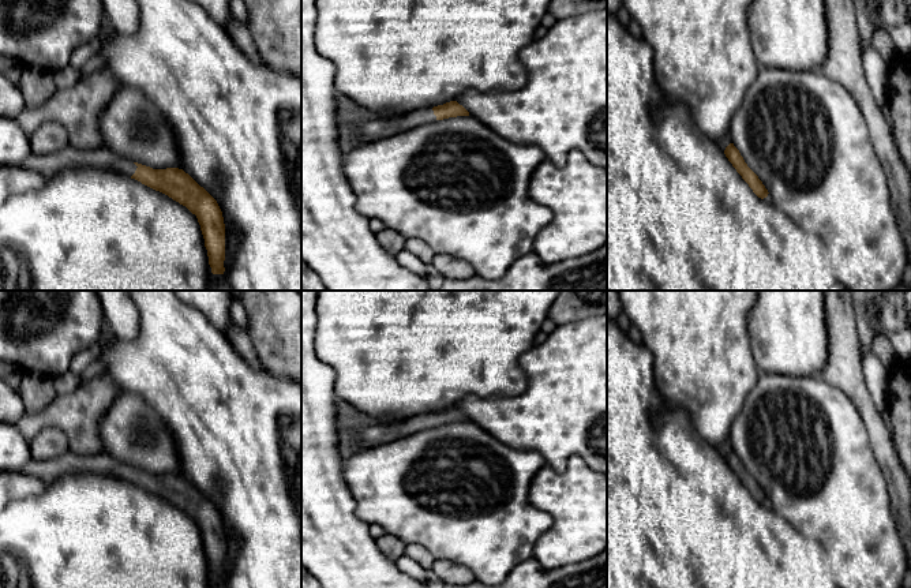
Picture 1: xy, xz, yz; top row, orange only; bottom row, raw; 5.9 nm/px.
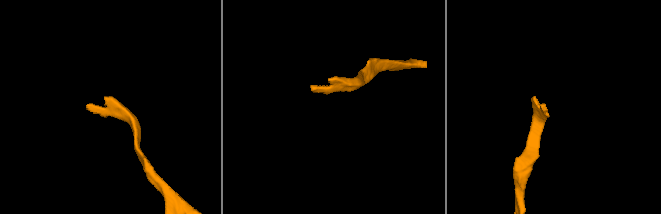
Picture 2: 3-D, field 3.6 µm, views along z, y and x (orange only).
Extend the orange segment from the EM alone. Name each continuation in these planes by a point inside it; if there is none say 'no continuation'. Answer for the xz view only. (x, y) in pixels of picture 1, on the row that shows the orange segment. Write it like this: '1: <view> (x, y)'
1: xz (372, 130)

